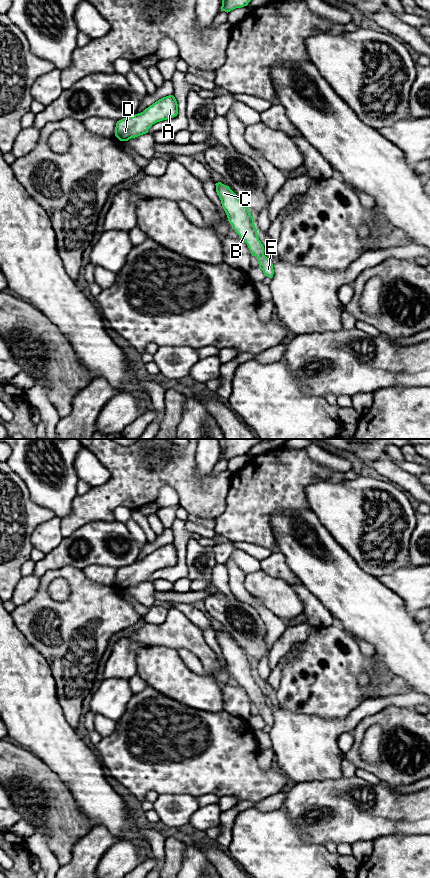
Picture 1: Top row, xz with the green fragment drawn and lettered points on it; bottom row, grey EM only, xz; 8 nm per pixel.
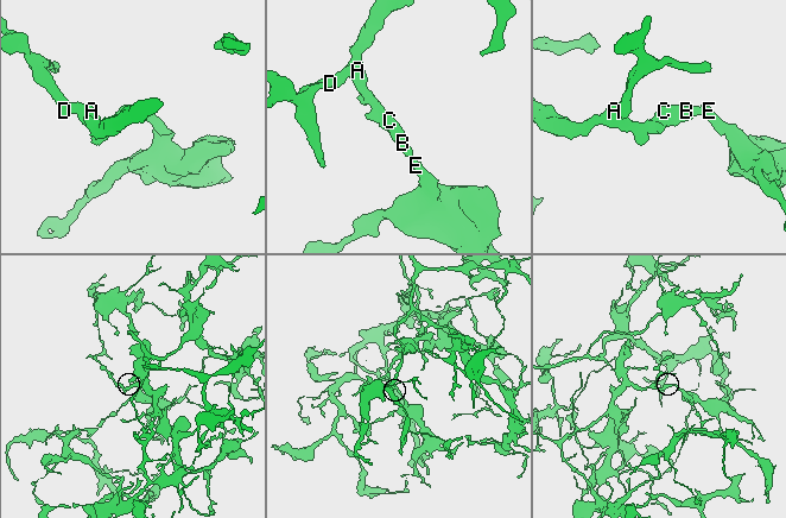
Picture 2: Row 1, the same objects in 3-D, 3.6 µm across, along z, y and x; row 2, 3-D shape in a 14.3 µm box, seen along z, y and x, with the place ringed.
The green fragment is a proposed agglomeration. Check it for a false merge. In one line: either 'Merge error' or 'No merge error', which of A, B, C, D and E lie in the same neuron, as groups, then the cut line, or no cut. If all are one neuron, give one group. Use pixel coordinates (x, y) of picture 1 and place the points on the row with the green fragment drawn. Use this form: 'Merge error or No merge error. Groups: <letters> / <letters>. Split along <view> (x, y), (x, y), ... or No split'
No merge error. Groups: A B C D E. No split

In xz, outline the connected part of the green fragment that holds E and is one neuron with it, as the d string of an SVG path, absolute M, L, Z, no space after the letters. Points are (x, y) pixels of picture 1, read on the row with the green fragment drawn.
M218 182L216 192L232 228L248 246L252 256L258 258L259 268L264 276L273 277L272 261L264 255L264 246L258 238L254 218L239 197L229 188Z

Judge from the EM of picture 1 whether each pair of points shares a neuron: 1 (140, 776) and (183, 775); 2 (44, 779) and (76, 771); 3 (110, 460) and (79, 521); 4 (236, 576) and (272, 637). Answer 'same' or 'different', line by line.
1: same
2: different
3: same
4: same

